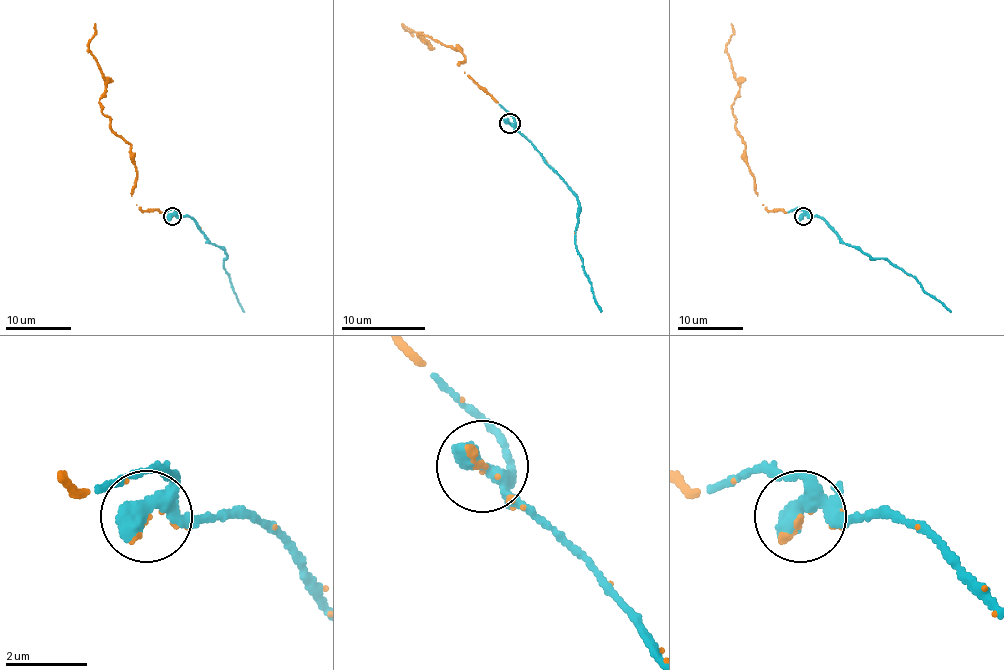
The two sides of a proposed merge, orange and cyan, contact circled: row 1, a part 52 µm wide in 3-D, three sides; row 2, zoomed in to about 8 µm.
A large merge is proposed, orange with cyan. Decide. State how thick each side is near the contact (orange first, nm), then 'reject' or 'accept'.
110 nm thick on the orange side, 420 nm on the other; accept

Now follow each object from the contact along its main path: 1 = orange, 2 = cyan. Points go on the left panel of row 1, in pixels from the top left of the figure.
1: (172, 216), (142, 211), (131, 196), (131, 147), (101, 112), (105, 82), (88, 48), (95, 23)
2: (172, 216), (189, 216), (212, 244), (225, 252), (223, 267), (244, 311)

